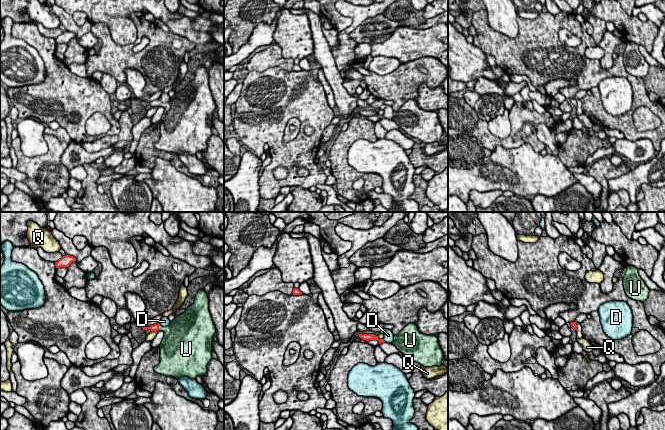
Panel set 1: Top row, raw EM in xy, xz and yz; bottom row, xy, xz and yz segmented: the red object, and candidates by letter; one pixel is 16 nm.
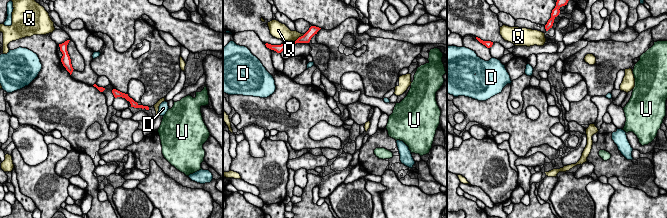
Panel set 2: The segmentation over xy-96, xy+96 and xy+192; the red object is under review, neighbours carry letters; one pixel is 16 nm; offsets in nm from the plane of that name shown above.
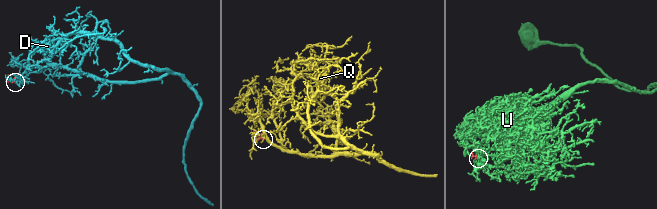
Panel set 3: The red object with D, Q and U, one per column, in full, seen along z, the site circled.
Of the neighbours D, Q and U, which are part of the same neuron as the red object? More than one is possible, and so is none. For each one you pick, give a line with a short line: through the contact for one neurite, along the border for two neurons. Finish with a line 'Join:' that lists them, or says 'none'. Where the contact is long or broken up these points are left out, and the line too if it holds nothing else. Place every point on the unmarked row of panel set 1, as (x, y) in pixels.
U: xy (155, 103), (158, 104), (168, 106), (172, 110)
Join: U

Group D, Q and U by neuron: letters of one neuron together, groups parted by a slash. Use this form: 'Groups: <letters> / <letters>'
Groups: D / Q / U

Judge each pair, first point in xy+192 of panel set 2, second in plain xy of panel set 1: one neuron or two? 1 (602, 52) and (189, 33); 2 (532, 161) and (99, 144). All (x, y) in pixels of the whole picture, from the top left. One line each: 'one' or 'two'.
1: two
2: two

